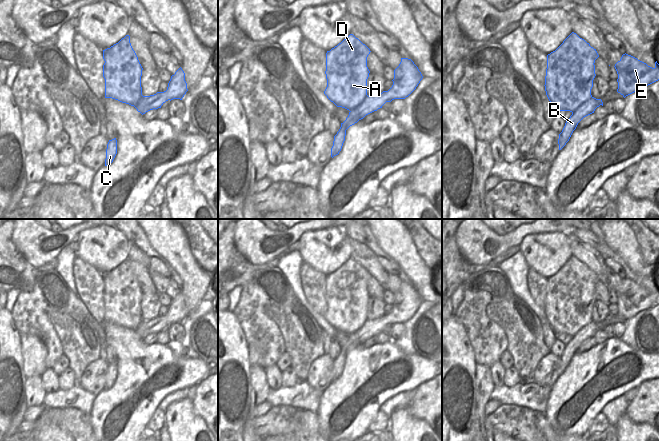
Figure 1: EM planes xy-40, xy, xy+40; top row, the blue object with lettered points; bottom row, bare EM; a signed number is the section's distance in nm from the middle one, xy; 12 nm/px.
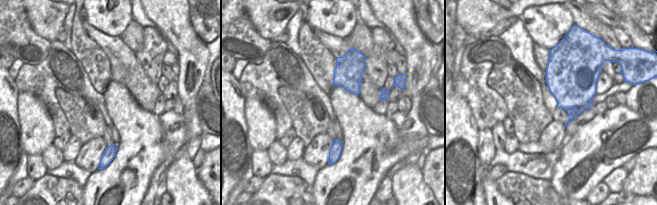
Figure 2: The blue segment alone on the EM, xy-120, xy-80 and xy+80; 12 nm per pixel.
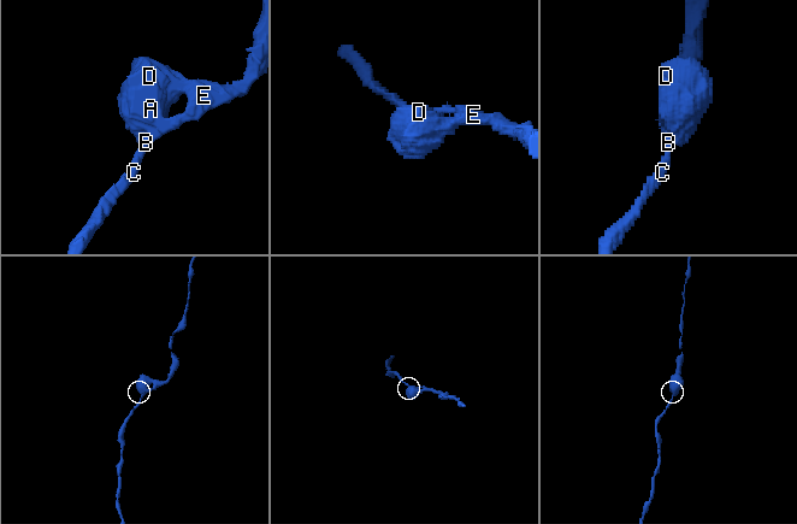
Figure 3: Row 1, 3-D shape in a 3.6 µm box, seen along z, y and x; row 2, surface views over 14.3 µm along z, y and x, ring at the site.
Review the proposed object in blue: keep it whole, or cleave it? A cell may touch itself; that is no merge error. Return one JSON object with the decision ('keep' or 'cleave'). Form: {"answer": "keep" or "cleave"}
{"answer": "keep"}

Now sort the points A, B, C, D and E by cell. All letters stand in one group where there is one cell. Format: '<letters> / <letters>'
A B C D E

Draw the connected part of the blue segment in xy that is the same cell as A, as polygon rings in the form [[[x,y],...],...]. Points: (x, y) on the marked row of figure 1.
[[[353,34],[326,53],[327,87],[324,94],[337,107],[349,110],[346,120],[334,136],[331,157],[338,155],[345,141],[346,130],[366,115],[382,108],[386,102],[405,99],[418,86],[423,76],[411,59],[401,58],[394,70],[392,87],[374,96],[367,95],[370,49]]]

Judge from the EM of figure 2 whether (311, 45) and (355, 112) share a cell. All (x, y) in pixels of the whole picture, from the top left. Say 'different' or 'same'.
different

